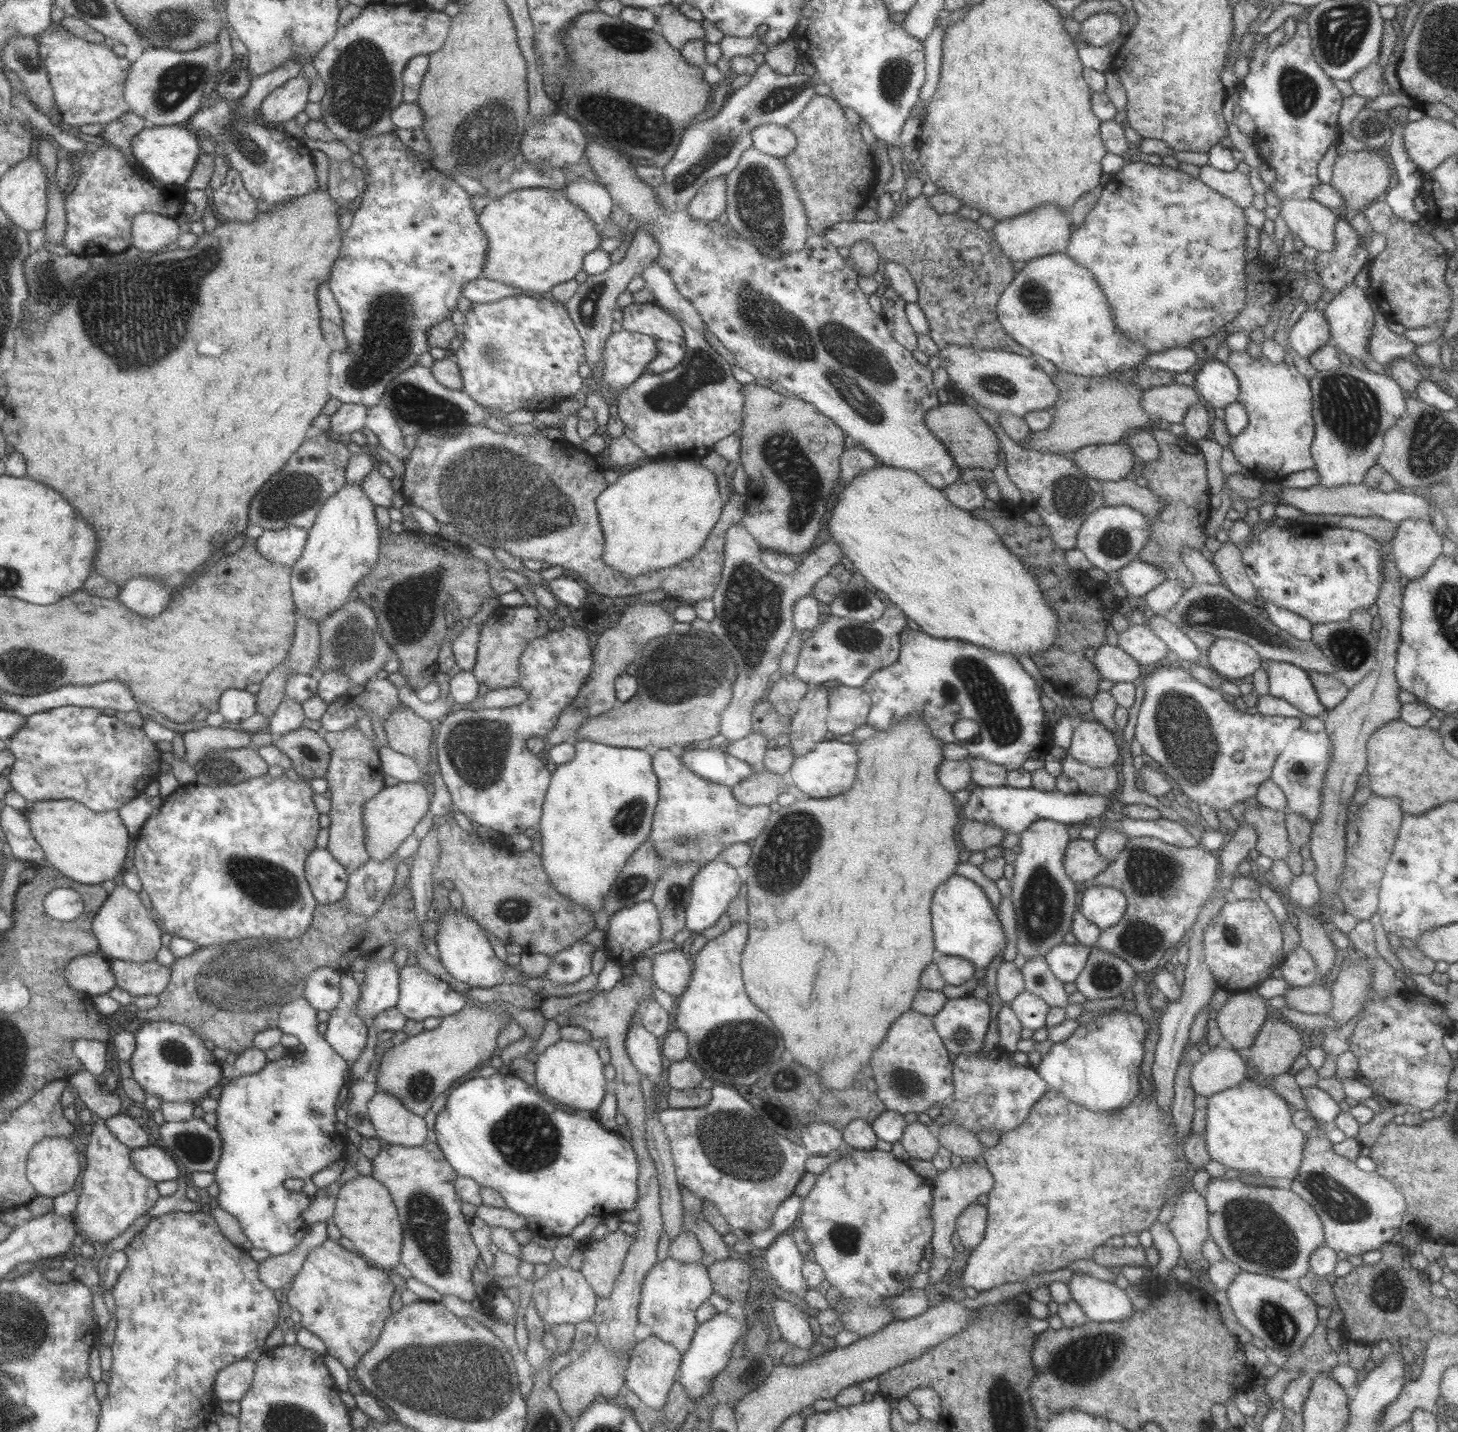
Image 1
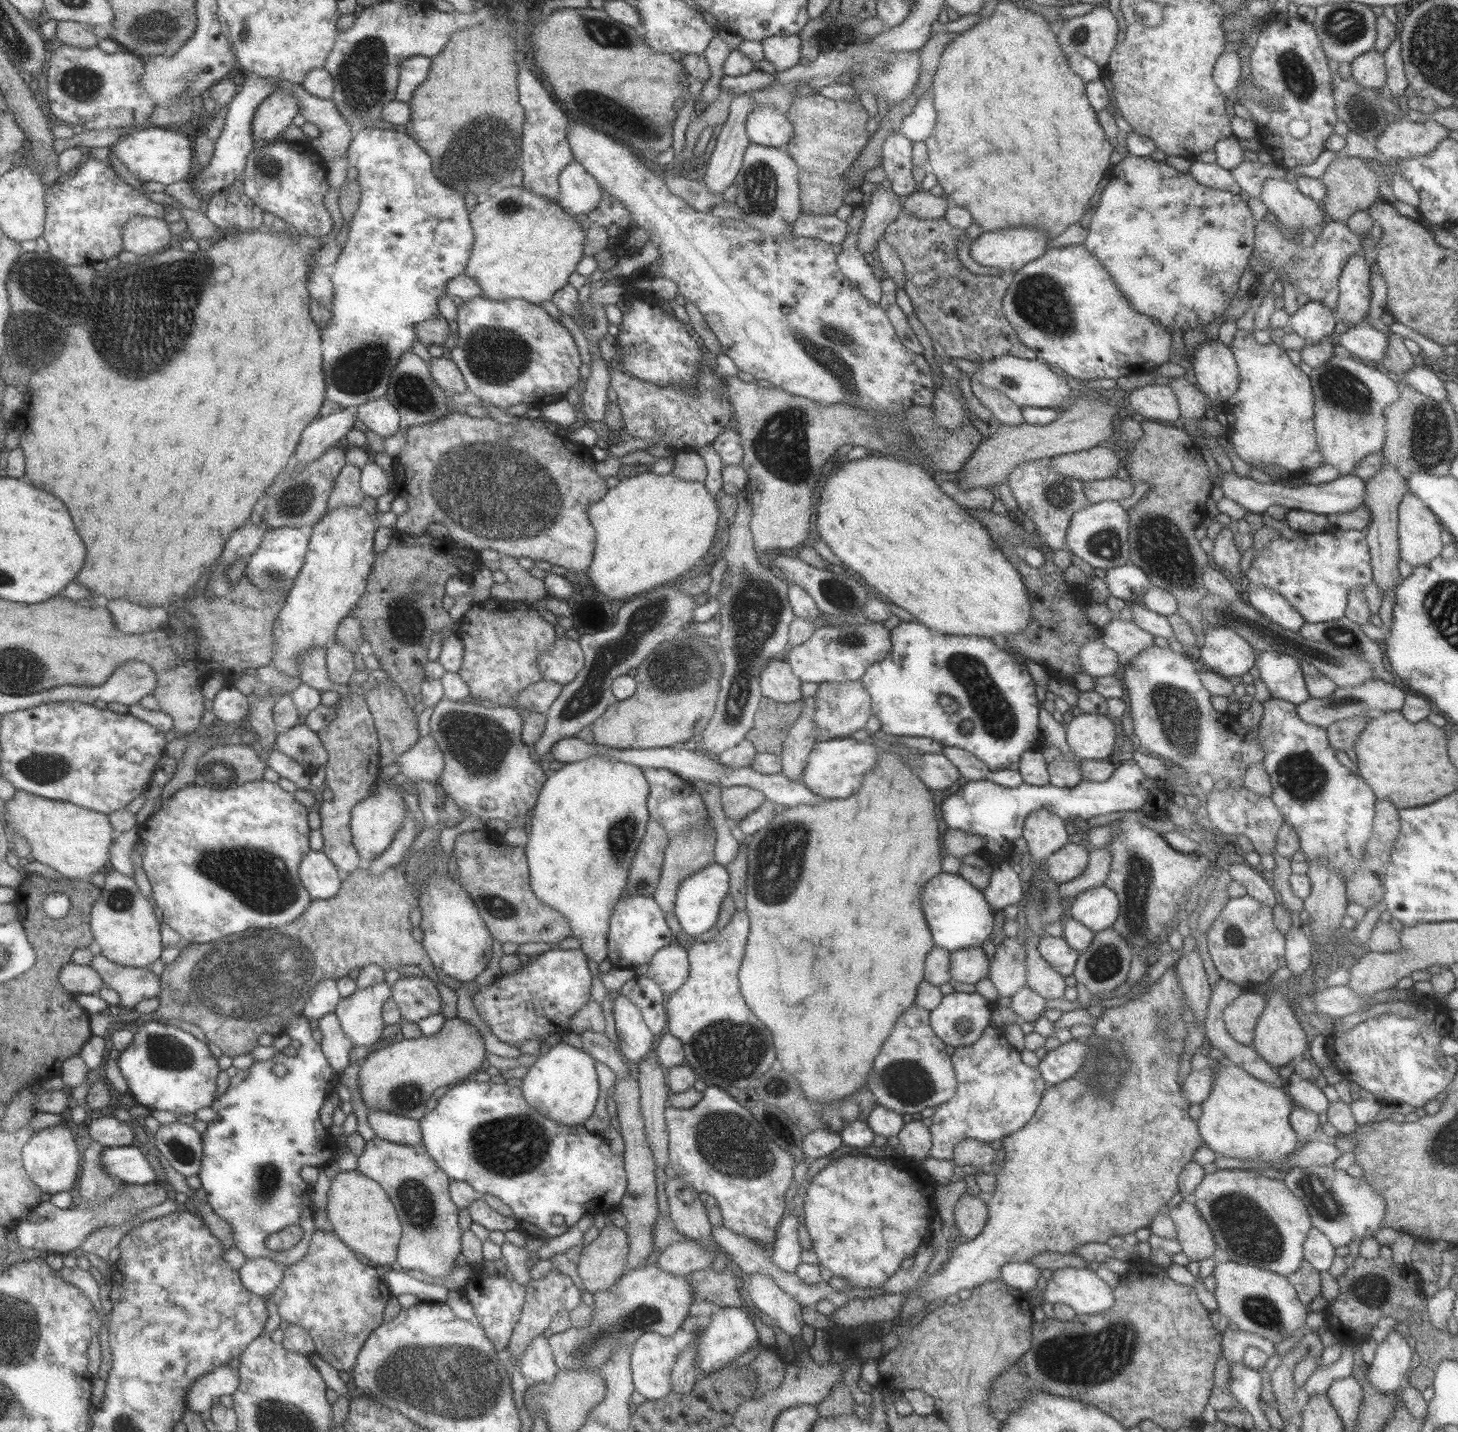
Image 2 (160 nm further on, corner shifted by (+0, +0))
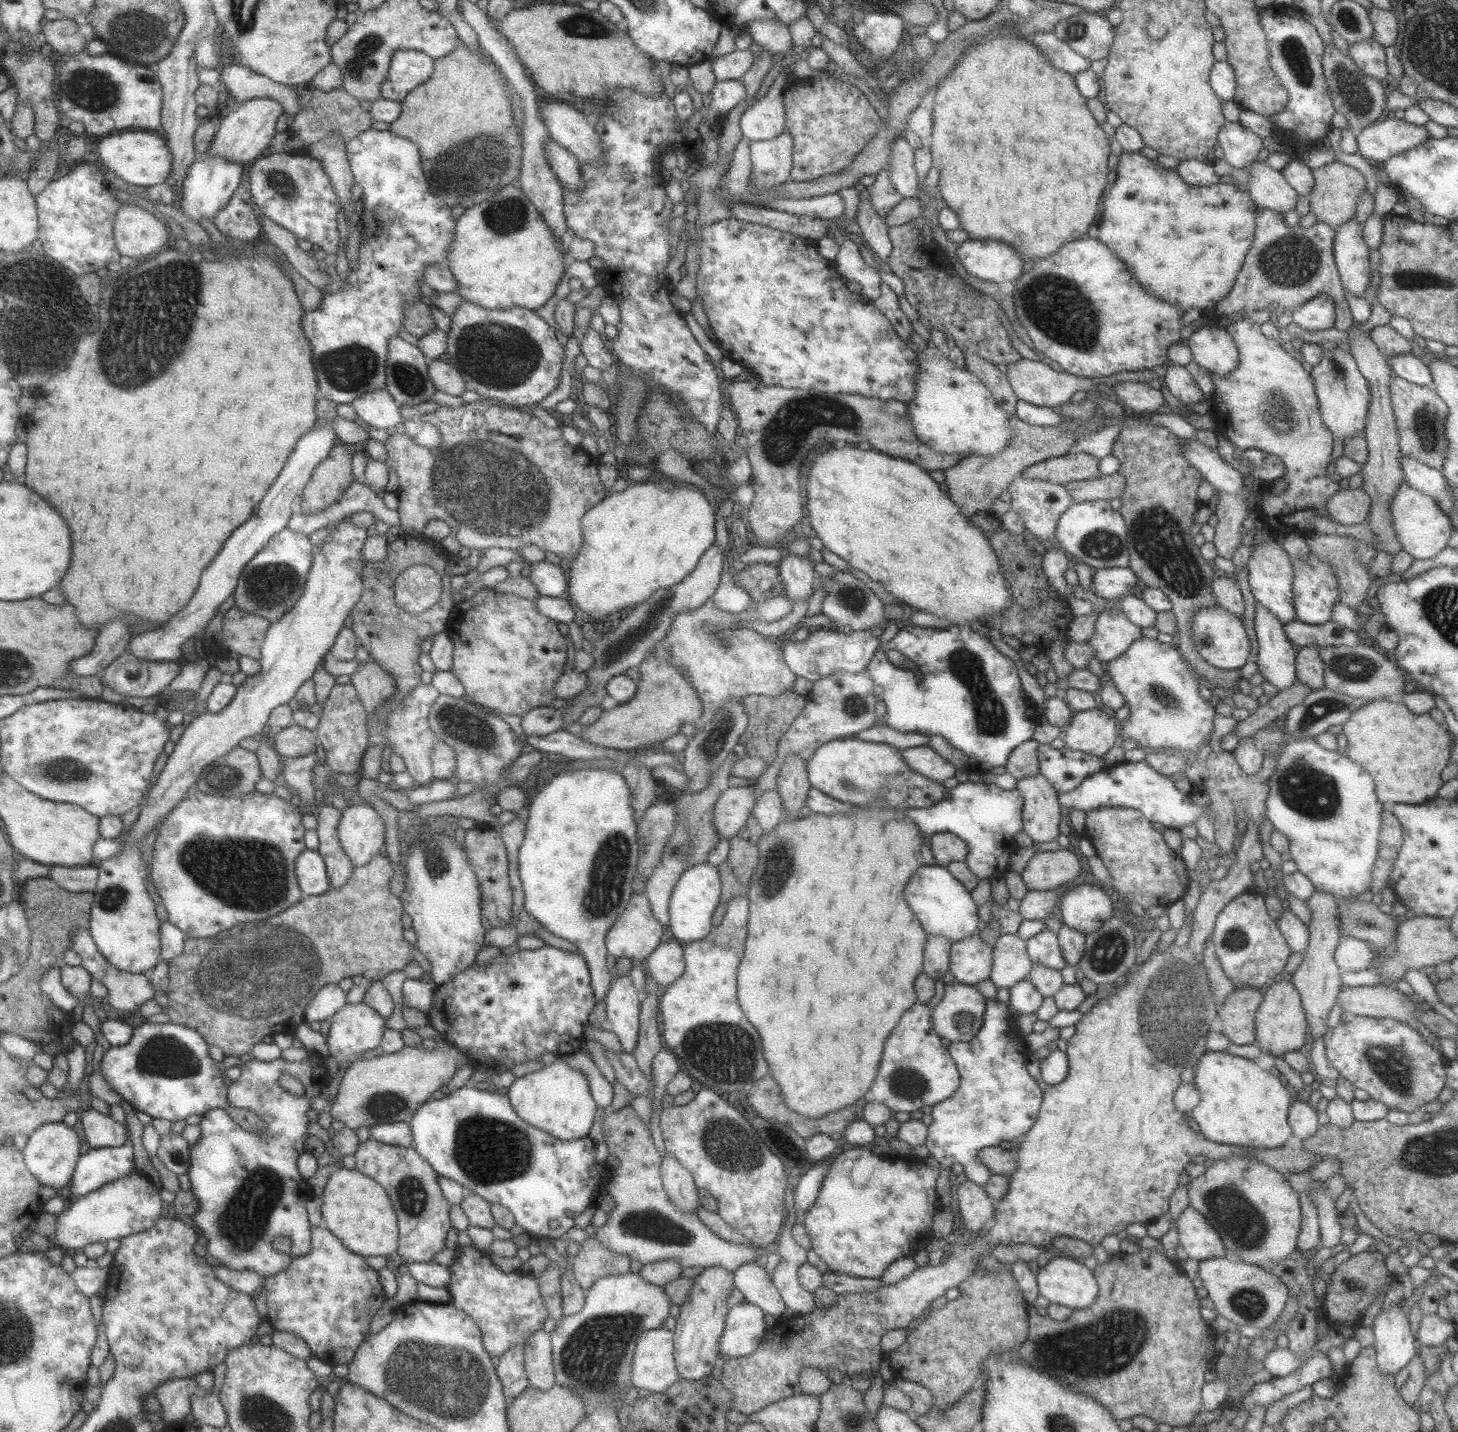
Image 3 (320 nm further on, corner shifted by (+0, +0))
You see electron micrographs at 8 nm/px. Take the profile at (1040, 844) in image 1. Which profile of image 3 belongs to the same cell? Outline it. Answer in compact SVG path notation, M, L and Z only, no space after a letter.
M1041 772L1021 778L1015 788L1023 796L1023 830L1034 844L1058 840L1058 825L1066 818L1059 792Z

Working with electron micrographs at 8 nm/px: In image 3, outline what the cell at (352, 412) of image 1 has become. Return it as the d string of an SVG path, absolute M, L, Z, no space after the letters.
M331 421L314 432L308 432L301 436L297 443L297 448L290 455L289 462L285 464L284 470L276 481L276 484L270 489L267 497L259 506L258 513L249 520L238 532L230 538L230 544L222 550L222 556L208 568L204 573L201 588L197 596L194 596L190 605L179 612L172 621L162 625L156 631L146 632L137 635L131 640L128 652L135 654L142 660L152 661L178 661L184 654L184 644L200 634L206 632L210 622L214 620L220 606L230 600L240 587L242 576L253 563L256 556L263 552L264 547L279 533L289 526L290 519L293 516L296 498L308 485L313 476L314 469L329 455L336 444L337 433L334 432Z

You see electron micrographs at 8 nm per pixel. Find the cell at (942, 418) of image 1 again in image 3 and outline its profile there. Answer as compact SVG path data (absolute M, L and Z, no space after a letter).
M753 376L748 381L730 383L728 386L730 407L737 414L741 438L748 440L748 456L752 474L750 481L755 490L754 500L746 510L745 519L754 542L781 541L788 530L801 521L804 512L804 500L800 489L800 468L804 466L808 450L814 452L820 440L834 445L857 442L921 466L927 471L944 470L958 464L966 455L945 455L920 442L915 436L914 425L907 415L907 403L900 401L900 416L888 414L887 400L875 396L848 393L810 392L801 388L784 388L764 384L760 378Z

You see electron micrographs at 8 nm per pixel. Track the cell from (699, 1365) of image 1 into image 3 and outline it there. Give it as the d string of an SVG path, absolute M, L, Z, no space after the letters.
M746 1300L729 1309L728 1315L726 1315L726 1328L720 1339L722 1357L738 1358L742 1355L749 1355L757 1349L768 1329L764 1313L759 1306Z

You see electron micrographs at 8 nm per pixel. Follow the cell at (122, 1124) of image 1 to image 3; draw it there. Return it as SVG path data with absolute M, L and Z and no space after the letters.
M94 1109L82 1114L86 1140L92 1148L121 1147L129 1141L130 1131L127 1124L122 1124L112 1116Z

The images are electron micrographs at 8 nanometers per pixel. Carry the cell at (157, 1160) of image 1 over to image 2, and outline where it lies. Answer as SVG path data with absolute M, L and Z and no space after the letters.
M139 1144L125 1147L108 1147L103 1152L103 1164L105 1164L108 1173L112 1177L118 1177L118 1179L129 1182L129 1184L157 1183L158 1174L156 1174L156 1170L150 1164L150 1160L146 1156L147 1153L146 1148Z

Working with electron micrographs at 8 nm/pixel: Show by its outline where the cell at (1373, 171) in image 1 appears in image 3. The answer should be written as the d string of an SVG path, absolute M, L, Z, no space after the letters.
M1335 161L1315 168L1313 170L1313 179L1315 180L1315 184L1308 194L1308 200L1310 211L1319 222L1329 224L1332 228L1337 228L1355 217L1357 212L1357 198L1362 191L1366 191L1366 180L1360 171L1349 165Z

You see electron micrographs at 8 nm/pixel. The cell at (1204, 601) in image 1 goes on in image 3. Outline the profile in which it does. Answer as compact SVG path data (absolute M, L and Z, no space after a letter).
M1363 643L1358 645L1317 646L1325 662L1324 688L1340 692L1354 698L1401 699L1410 676L1394 660L1389 660L1376 646Z

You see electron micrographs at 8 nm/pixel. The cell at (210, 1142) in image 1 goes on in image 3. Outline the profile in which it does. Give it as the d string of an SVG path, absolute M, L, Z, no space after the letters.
M171 1132L162 1138L158 1156L166 1164L166 1168L177 1176L189 1174L192 1168L192 1147L182 1133L178 1135Z

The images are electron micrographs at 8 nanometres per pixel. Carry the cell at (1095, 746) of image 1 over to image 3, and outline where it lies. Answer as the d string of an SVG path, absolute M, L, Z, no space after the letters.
M1098 708L1075 712L1066 730L1065 747L1103 757L1119 739L1117 724L1116 718Z

